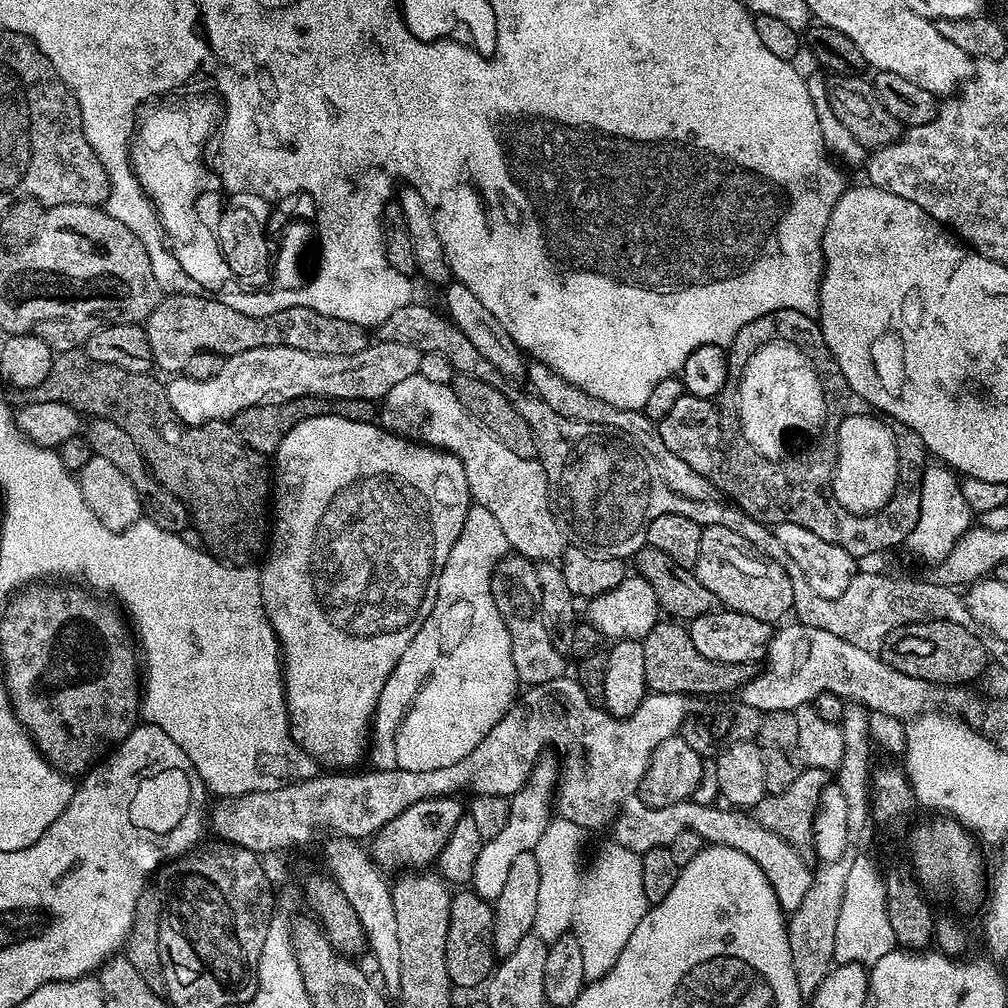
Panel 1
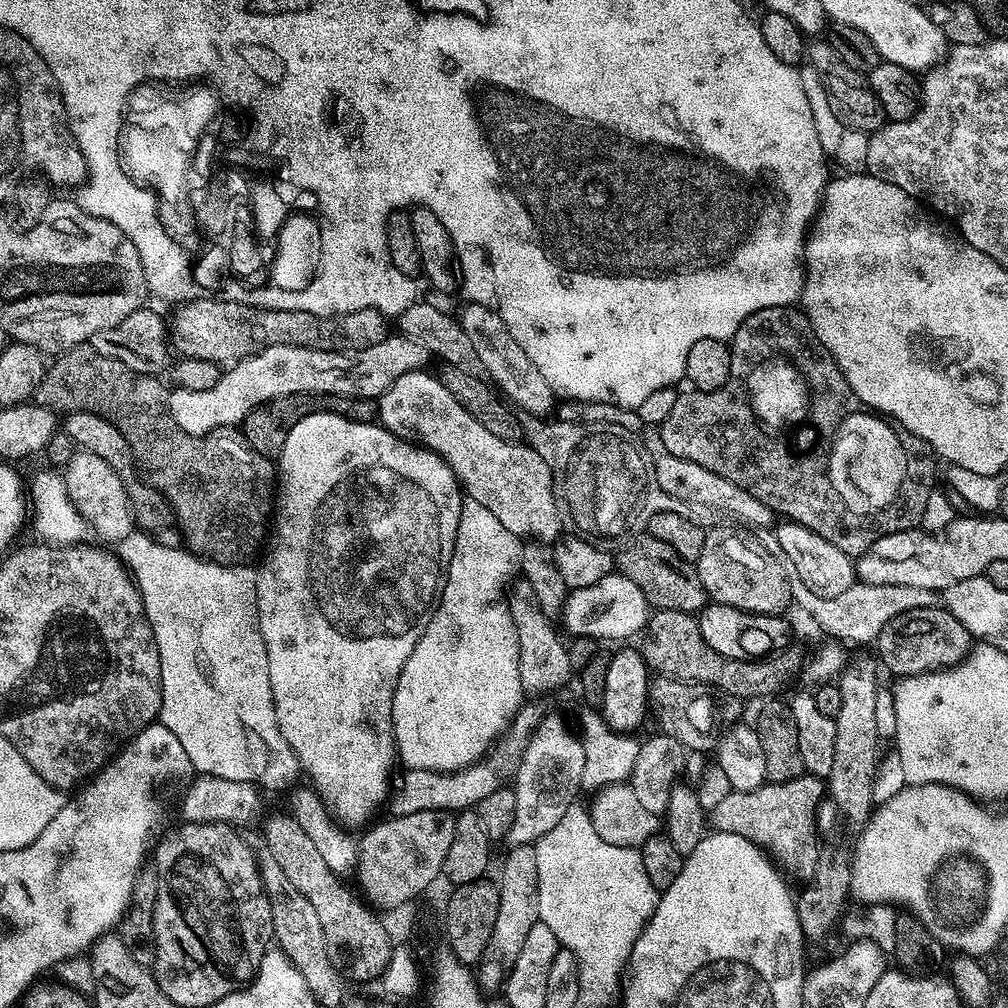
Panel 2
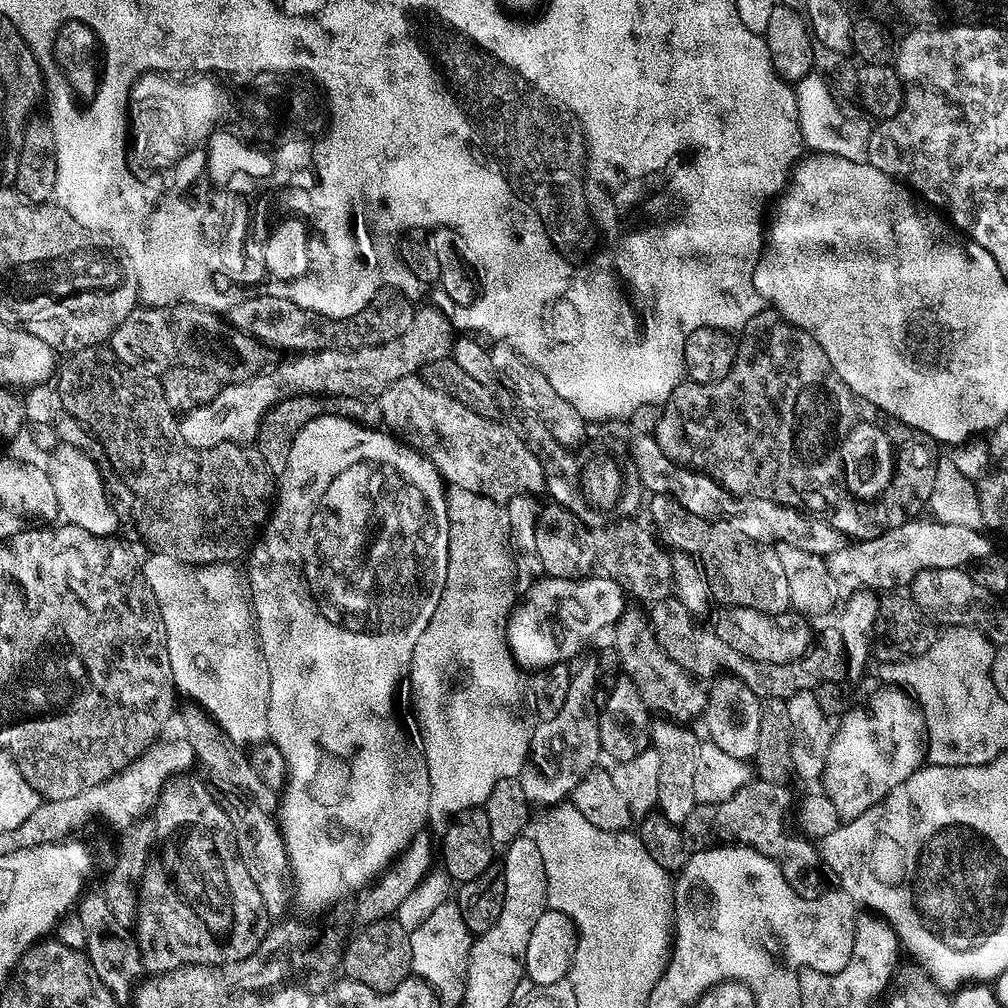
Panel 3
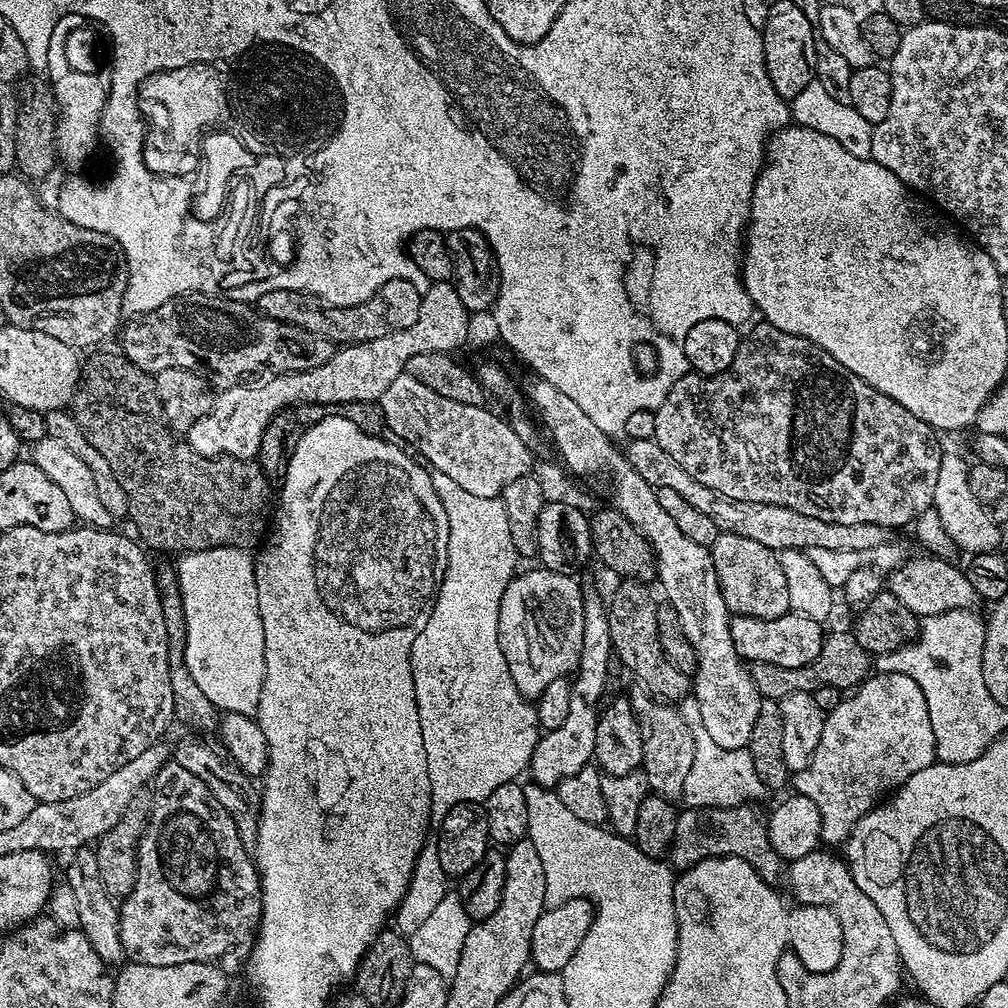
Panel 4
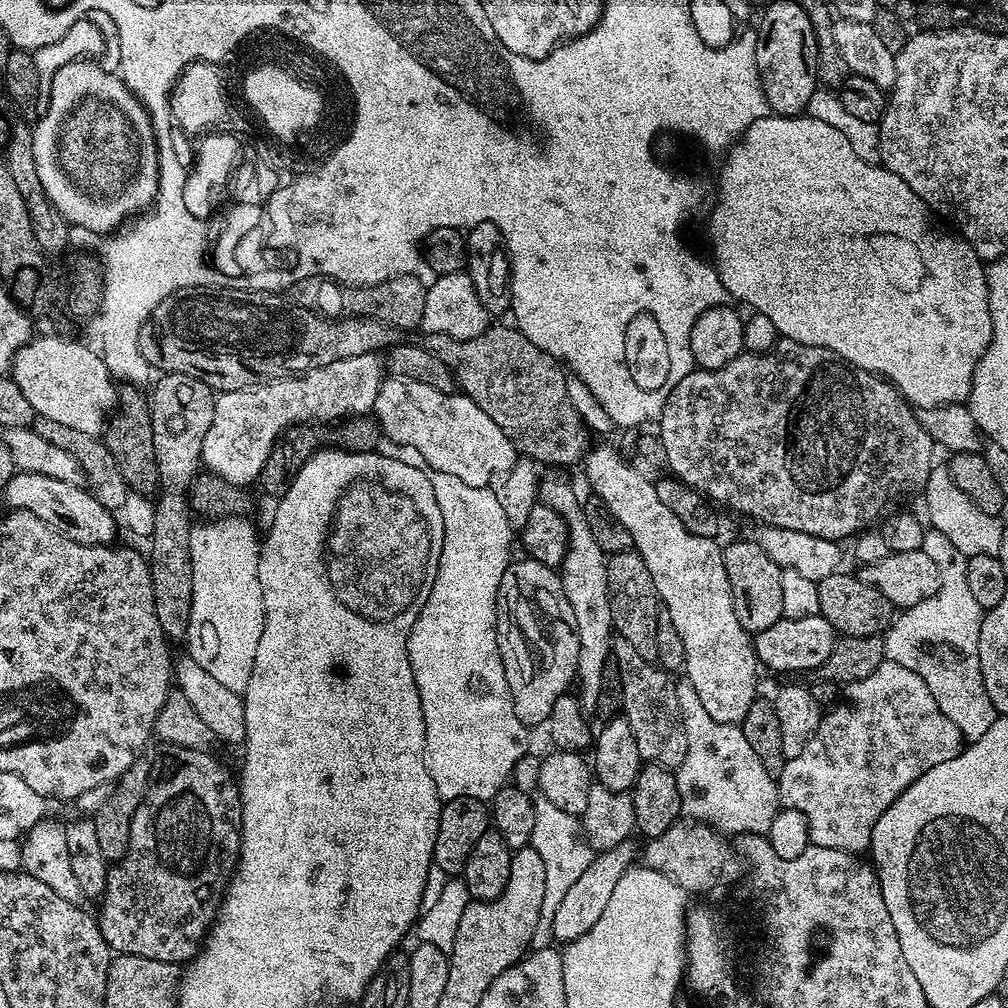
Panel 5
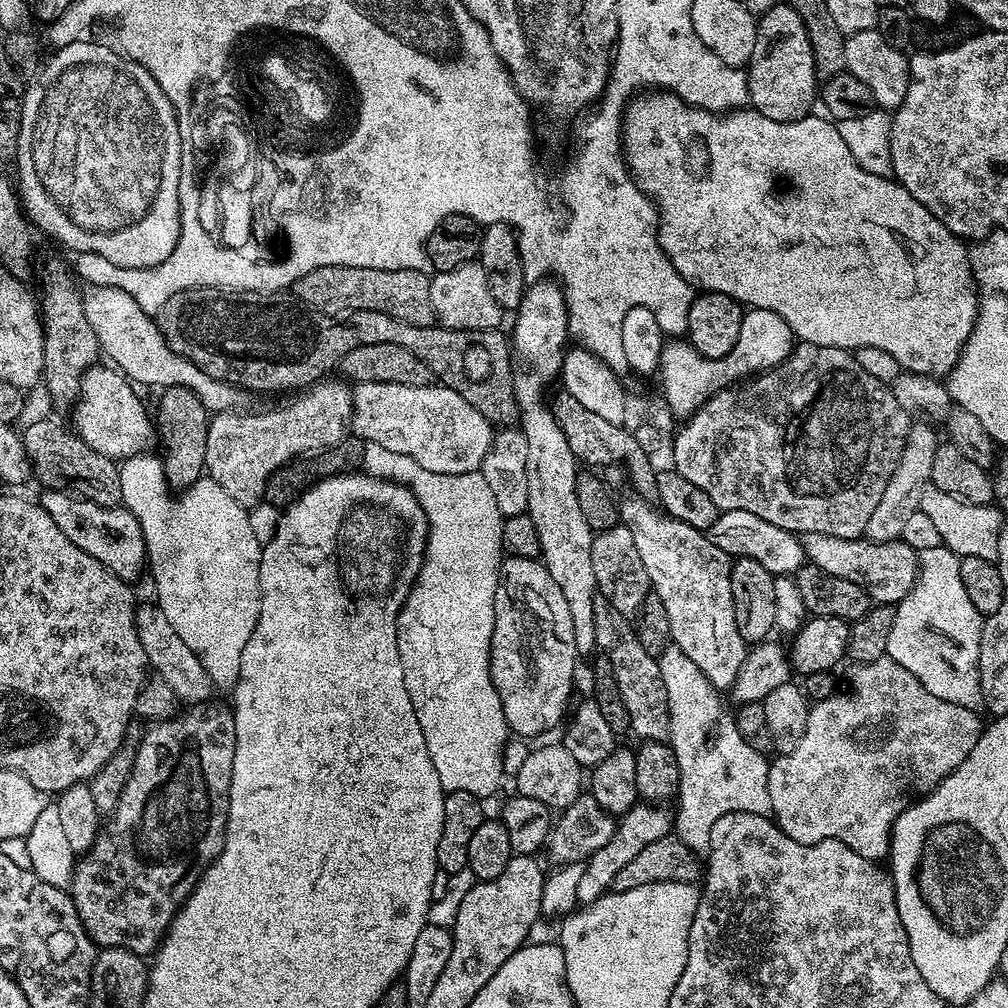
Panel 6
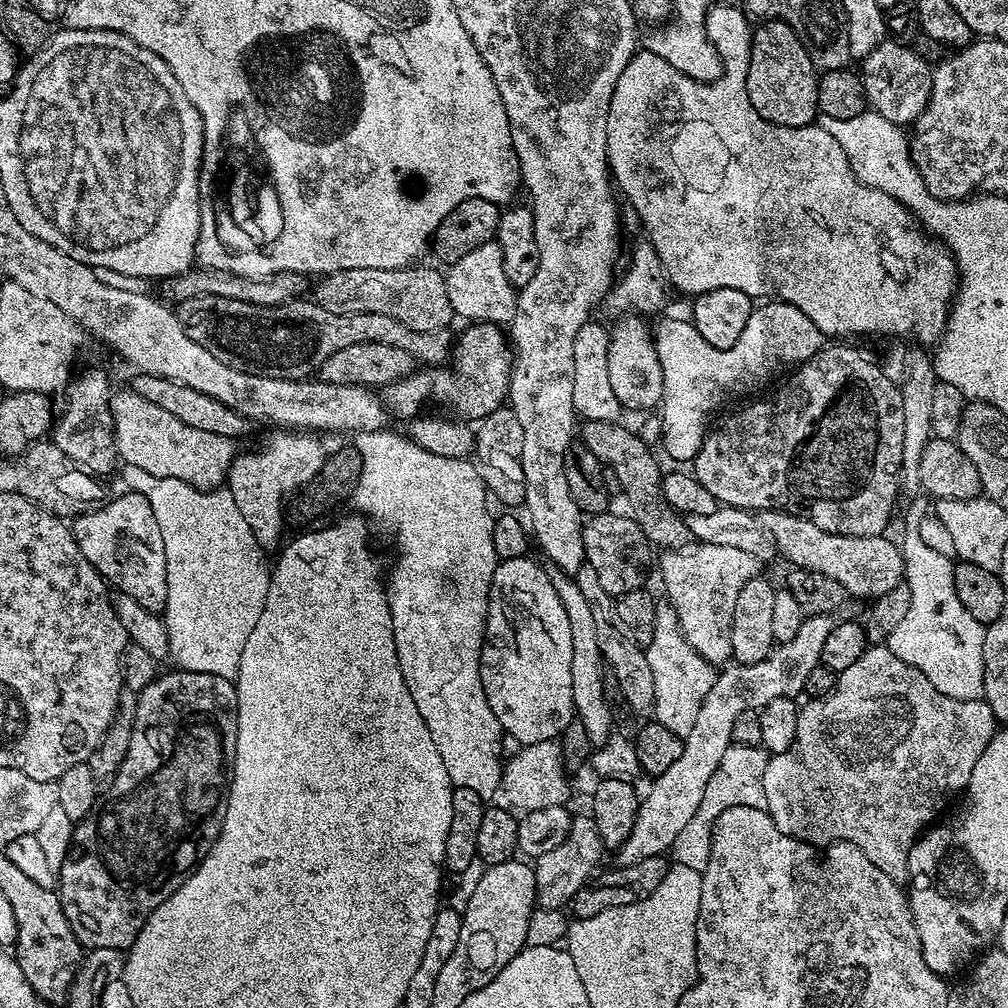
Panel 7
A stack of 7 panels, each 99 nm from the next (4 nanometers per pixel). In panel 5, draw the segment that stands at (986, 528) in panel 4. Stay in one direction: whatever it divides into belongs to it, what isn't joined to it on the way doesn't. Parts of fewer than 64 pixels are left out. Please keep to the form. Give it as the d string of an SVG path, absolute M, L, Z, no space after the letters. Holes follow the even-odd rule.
M947 466L932 467L922 489L923 496L924 504L928 507L927 523L935 531L946 534L946 538L950 538L950 542L954 542L954 546L958 546L958 550L962 550L964 556L1000 555L1002 534L1006 531L1005 525L1000 525L1001 517L986 514L986 510L982 510L977 504L970 502L970 498L966 498L966 494L962 494L962 490L958 490L958 486L954 486Z

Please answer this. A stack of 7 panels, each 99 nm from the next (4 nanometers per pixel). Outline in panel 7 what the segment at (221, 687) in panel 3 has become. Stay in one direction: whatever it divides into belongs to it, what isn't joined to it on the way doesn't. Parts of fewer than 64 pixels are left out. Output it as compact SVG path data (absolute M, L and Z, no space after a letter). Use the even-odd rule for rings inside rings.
M124 464L124 480L133 492L142 494L158 518L162 530L162 546L166 546L166 602L162 609L168 631L168 656L176 659L175 667L185 672L218 674L218 678L235 681L242 662L246 638L254 630L266 606L266 590L270 590L269 561L264 561L265 549L254 538L242 510L234 502L234 494L226 486L205 490L195 488L178 478L158 478Z

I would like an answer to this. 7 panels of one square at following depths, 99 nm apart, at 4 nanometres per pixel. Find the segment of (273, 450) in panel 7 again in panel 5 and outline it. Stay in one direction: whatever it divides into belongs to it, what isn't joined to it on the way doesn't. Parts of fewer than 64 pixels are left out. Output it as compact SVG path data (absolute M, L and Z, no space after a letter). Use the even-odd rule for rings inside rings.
M367 352L358 354L354 358L342 358L338 362L330 362L330 366L318 366L314 370L305 372L303 376L287 376L285 380L269 380L251 384L242 390L219 393L214 406L214 422L210 422L206 438L202 438L200 458L203 467L211 475L220 476L231 484L255 485L278 438L283 437L291 425L309 422L343 422L349 416L367 416L375 409L378 390L384 385L385 379L385 361L377 353Z

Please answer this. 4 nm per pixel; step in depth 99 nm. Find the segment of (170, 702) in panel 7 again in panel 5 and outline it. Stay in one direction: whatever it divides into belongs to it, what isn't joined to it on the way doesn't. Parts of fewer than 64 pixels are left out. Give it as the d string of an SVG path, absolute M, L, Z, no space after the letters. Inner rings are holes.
M179 746L169 747L167 751L168 753L157 764L154 764L154 771L146 794L142 798L138 810L134 810L134 818L130 822L130 836L126 854L109 867L104 895L98 904L100 907L98 923L102 930L102 938L106 938L113 953L121 956L154 958L158 962L180 966L187 961L194 960L196 953L201 951L202 941L208 929L212 927L213 920L216 919L218 897L223 893L226 881L230 874L236 871L236 864L240 860L240 797L233 773L231 776L214 757L207 756L209 754L207 751Z

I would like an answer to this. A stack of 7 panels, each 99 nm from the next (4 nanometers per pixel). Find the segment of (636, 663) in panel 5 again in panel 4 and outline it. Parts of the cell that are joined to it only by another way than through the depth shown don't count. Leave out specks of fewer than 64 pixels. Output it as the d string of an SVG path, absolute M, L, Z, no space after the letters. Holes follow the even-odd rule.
M644 689L634 690L628 699L638 718L639 732L642 734L642 771L647 778L649 789L657 796L673 802L679 801L684 795L686 777L694 764L696 747L692 728L673 703L659 701L648 695Z

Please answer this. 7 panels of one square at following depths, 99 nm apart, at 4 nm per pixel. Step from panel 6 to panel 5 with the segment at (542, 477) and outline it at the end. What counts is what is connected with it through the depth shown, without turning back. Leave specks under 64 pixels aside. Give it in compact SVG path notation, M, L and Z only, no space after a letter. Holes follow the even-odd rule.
M541 479L540 500L546 506L550 506L550 510L554 510L568 523L568 545L566 546L566 554L560 563L558 575L562 582L562 590L566 594L566 602L570 602L570 610L574 610L574 626L578 626L578 646L580 649L578 650L576 680L578 681L578 688L580 684L580 689L578 689L580 703L585 709L592 710L596 706L598 686L602 686L602 670L610 658L614 639L612 615L610 614L610 598L612 596L608 592L608 556L602 550L602 546L598 546L594 534L590 534L590 525L584 517L584 505L581 497L576 497L575 490L566 481Z

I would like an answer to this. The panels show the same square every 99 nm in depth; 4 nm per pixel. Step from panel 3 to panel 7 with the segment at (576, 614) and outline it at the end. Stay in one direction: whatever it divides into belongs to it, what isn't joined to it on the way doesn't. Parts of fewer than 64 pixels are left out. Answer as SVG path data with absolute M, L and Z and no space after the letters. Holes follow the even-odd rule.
M523 556L522 558L501 560L497 563L492 575L492 585L488 591L488 613L486 614L486 626L484 627L484 645L480 655L480 677L482 678L482 690L486 694L486 702L490 702L490 710L494 710L494 718L498 718L501 729L511 739L513 736L517 740L515 743L520 746L560 738L563 731L566 730L566 726L569 726L576 710L572 697L572 683L570 682L570 654L574 654L574 646L570 642L570 618L566 618L566 610L548 577L549 571L543 568L538 561L532 559Z

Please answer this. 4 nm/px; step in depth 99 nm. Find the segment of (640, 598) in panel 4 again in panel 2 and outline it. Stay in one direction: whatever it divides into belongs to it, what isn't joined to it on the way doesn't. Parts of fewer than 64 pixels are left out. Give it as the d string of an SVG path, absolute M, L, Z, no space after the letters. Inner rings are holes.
M657 675L648 685L650 712L653 717L656 715L656 720L660 723L659 731L674 738L689 753L711 753L717 747L716 711L720 704L716 701L716 696L717 693L707 684L688 684L684 680L675 680L673 676Z

